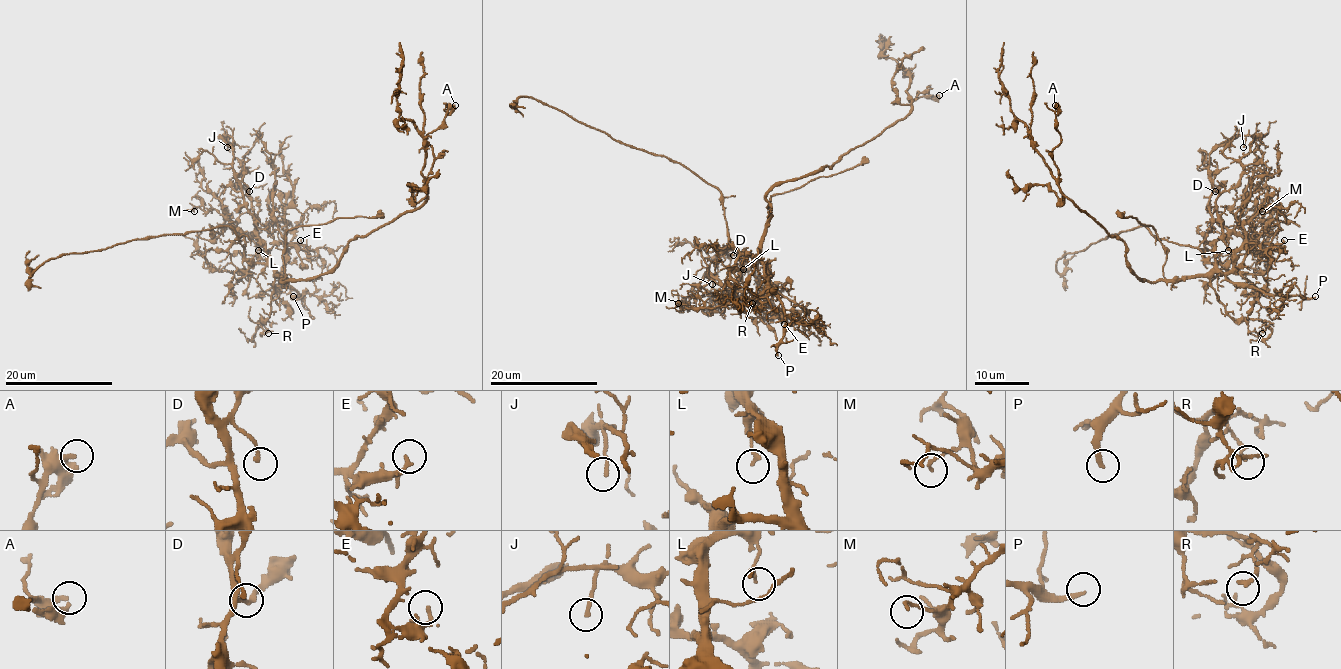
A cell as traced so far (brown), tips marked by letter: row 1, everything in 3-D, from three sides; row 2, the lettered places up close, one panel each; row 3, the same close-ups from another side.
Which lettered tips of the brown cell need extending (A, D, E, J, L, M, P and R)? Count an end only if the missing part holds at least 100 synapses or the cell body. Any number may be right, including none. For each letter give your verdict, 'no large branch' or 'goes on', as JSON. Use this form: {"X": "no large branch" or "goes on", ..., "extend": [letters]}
{"A": "no large branch", "D": "no large branch", "E": "no large branch", "J": "no large branch", "L": "no large branch", "M": "no large branch", "P": "goes on", "R": "no large branch", "extend": ["P"]}

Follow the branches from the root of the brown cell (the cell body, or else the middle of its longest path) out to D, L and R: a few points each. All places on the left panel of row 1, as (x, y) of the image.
D: (284, 279), (276, 273), (266, 254), (266, 245), (257, 234), (255, 219), (245, 203), (243, 183), (249, 191)
L: (284, 279), (276, 273), (266, 254), (266, 245), (260, 238), (258, 250)
R: (284, 279), (278, 276), (274, 280), (270, 315), (260, 319), (268, 333)

